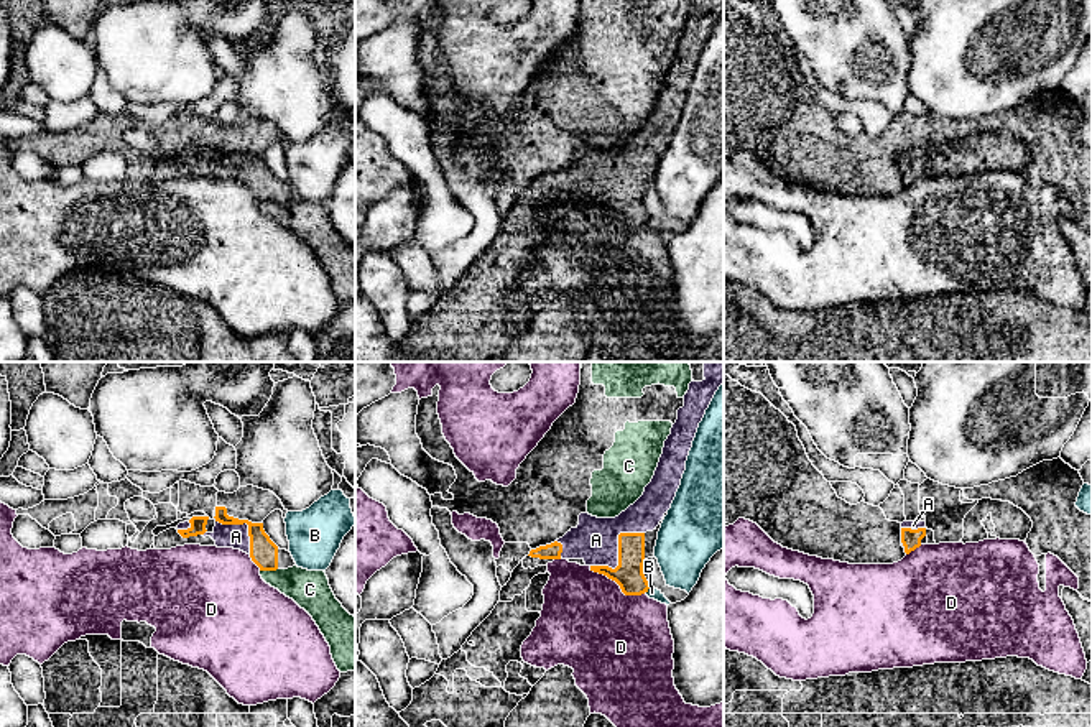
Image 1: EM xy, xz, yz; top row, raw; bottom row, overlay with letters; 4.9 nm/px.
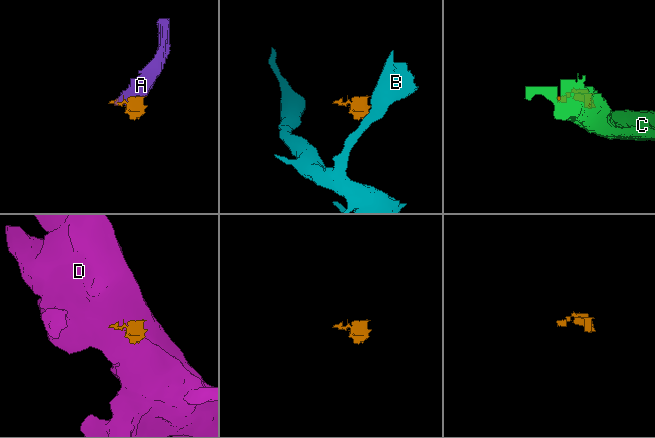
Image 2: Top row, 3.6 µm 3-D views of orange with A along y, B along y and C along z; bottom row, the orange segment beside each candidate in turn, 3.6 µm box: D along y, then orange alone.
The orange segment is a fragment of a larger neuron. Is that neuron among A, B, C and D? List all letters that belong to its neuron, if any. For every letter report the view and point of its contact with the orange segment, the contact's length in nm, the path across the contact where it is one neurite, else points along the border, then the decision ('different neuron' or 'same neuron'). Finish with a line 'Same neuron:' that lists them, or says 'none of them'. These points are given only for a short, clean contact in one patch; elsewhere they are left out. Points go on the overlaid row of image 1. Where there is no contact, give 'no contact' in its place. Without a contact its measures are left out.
A: contact xz (619, 551); length 320 nm; same neuron
B: contact xz (647, 591); length 40 nm; border xz (650, 588), (647, 592); different neuron
C: contact xy (268, 569); length 90 nm; border xy (277, 568), (260, 571); different neuron
D: contact xz (619, 584); length 300 nm; different neuron
Same neuron: A

